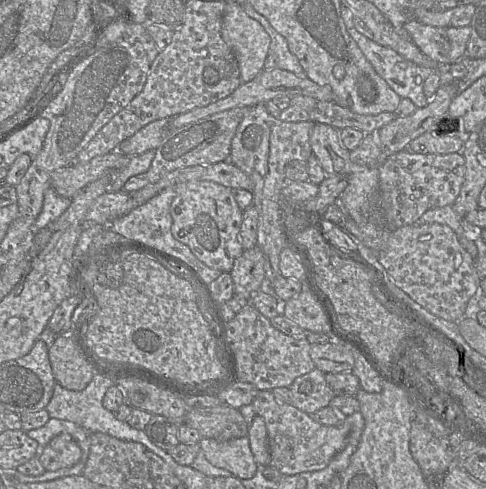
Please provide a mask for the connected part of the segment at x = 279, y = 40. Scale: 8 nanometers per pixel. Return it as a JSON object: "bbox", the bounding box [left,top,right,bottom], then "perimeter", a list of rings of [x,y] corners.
{"bbox":[239,2,306,76],"perimeter":[[[248,2],[239,3],[245,13],[258,21],[269,34],[271,42],[269,53],[264,62],[264,70],[280,68],[298,76],[306,76],[298,58],[290,51],[286,39],[279,34],[269,21],[258,13]]]}

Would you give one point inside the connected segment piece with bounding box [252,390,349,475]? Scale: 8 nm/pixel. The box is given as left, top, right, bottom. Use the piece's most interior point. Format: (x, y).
(297, 444)

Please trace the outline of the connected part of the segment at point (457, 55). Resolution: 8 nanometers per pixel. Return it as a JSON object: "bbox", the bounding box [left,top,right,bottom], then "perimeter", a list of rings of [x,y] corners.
{"bbox":[404,20,470,65],"perimeter":[[[409,20],[404,24],[410,39],[428,57],[440,65],[450,65],[466,56],[470,26],[435,27]]]}

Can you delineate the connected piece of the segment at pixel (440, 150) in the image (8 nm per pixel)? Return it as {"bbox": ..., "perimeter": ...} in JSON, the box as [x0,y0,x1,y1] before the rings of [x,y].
{"bbox":[408,126,464,154],"perimeter":[[[459,126],[445,128],[441,131],[427,131],[418,136],[408,146],[414,153],[418,154],[450,154],[462,152],[464,136],[455,132]]]}

